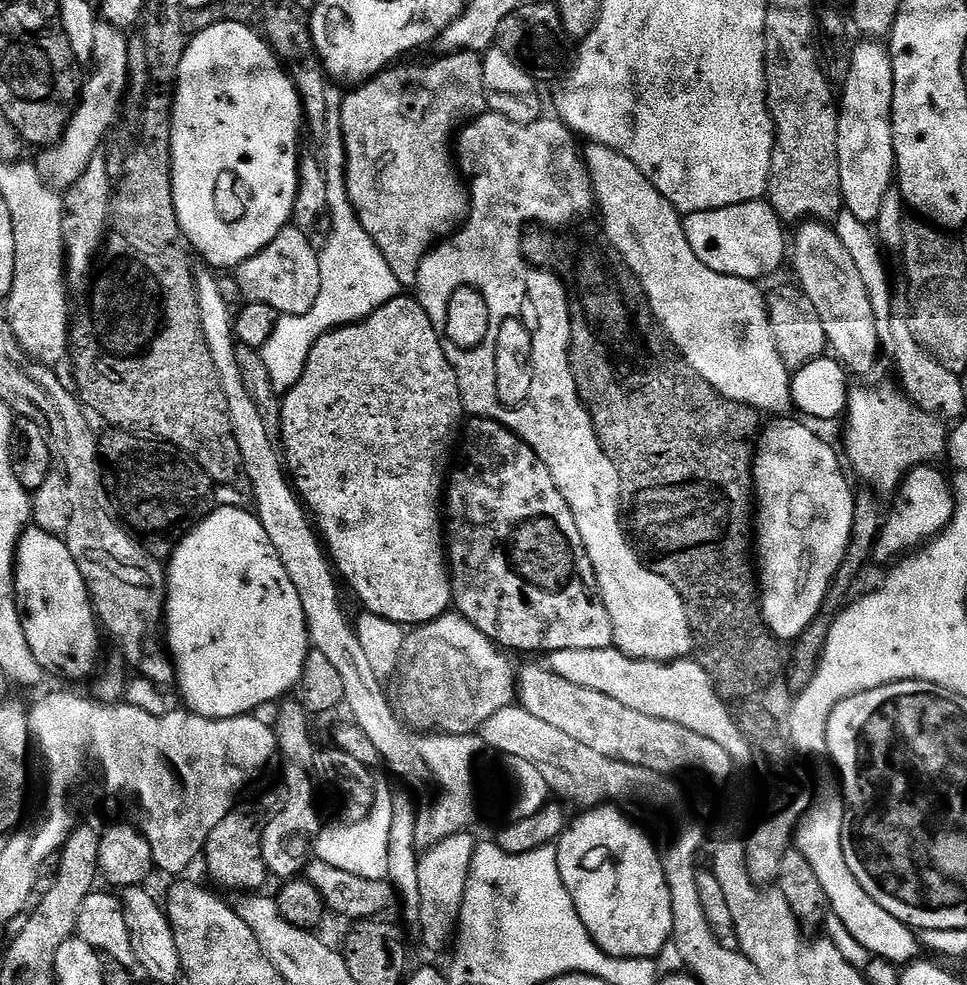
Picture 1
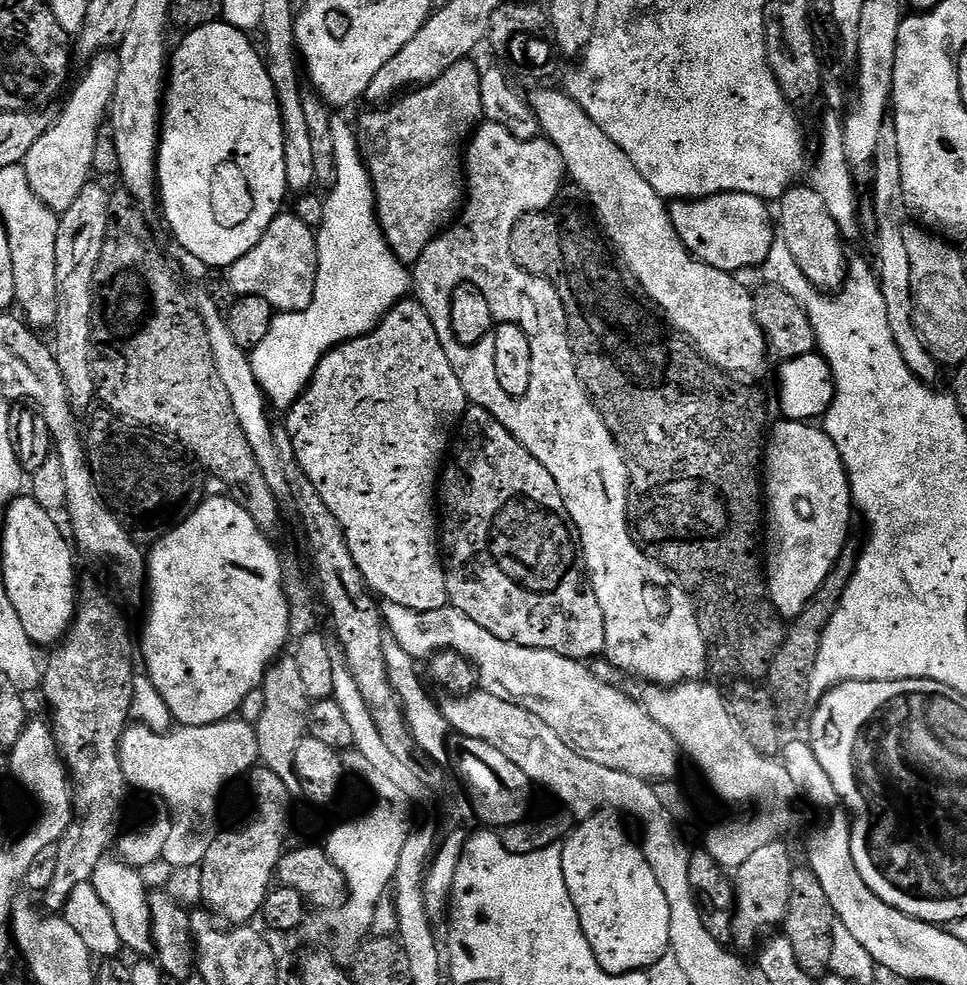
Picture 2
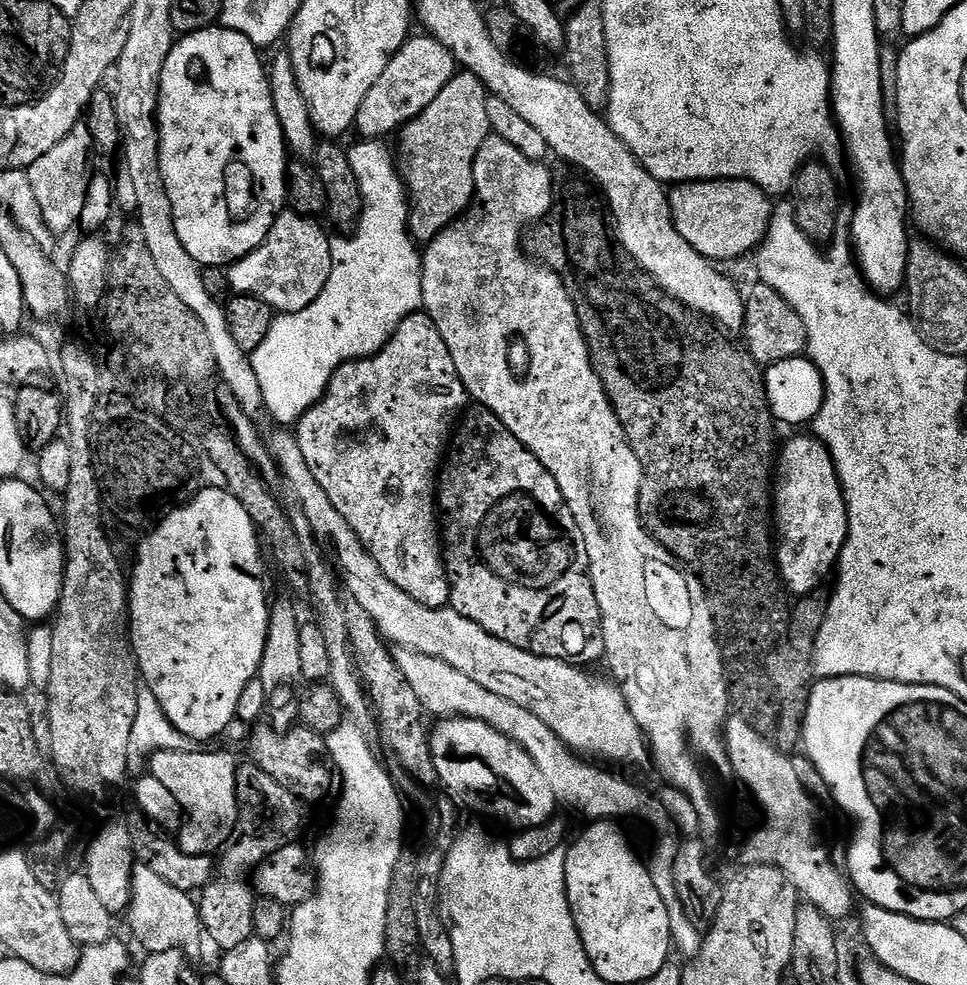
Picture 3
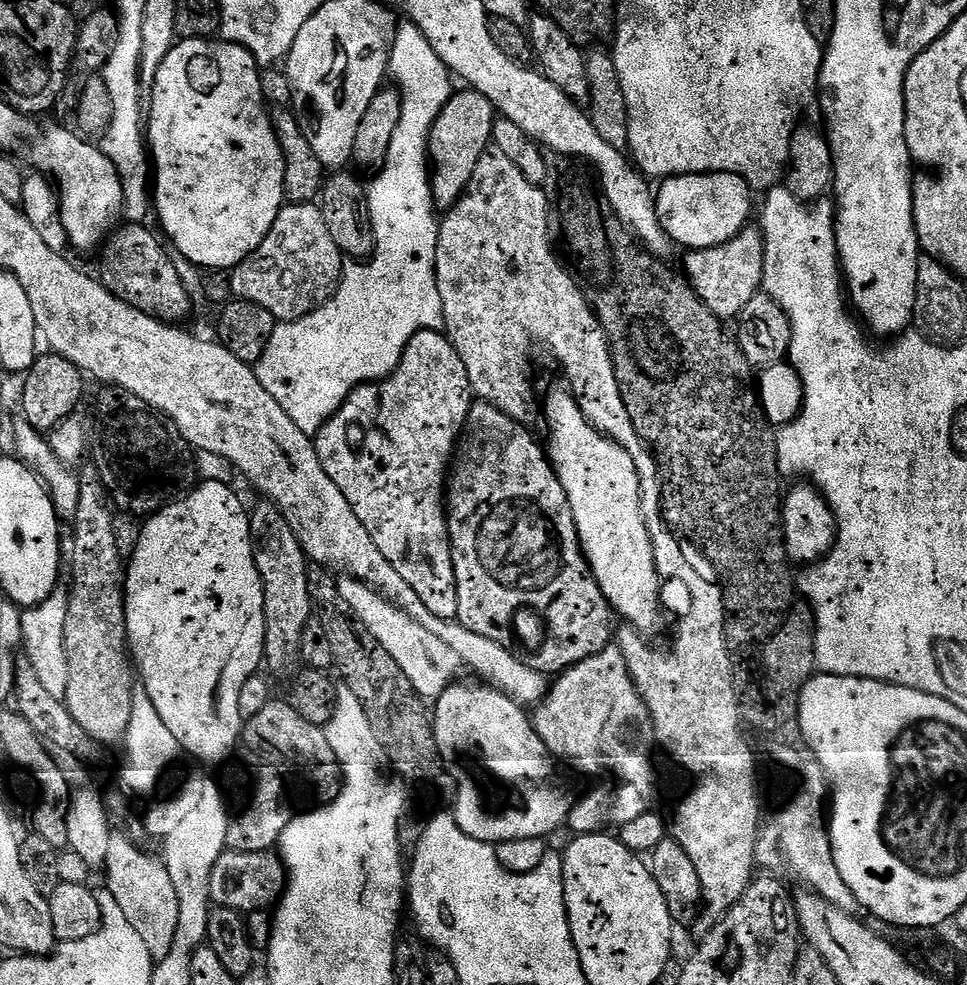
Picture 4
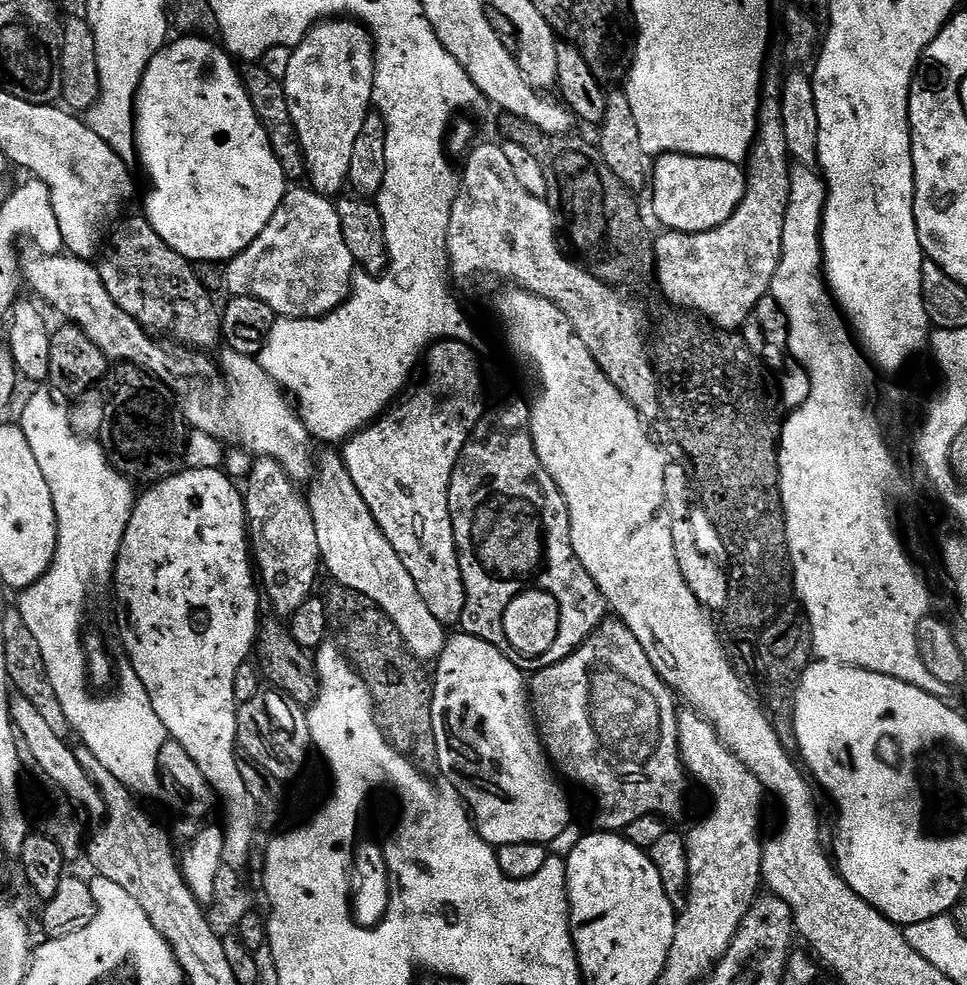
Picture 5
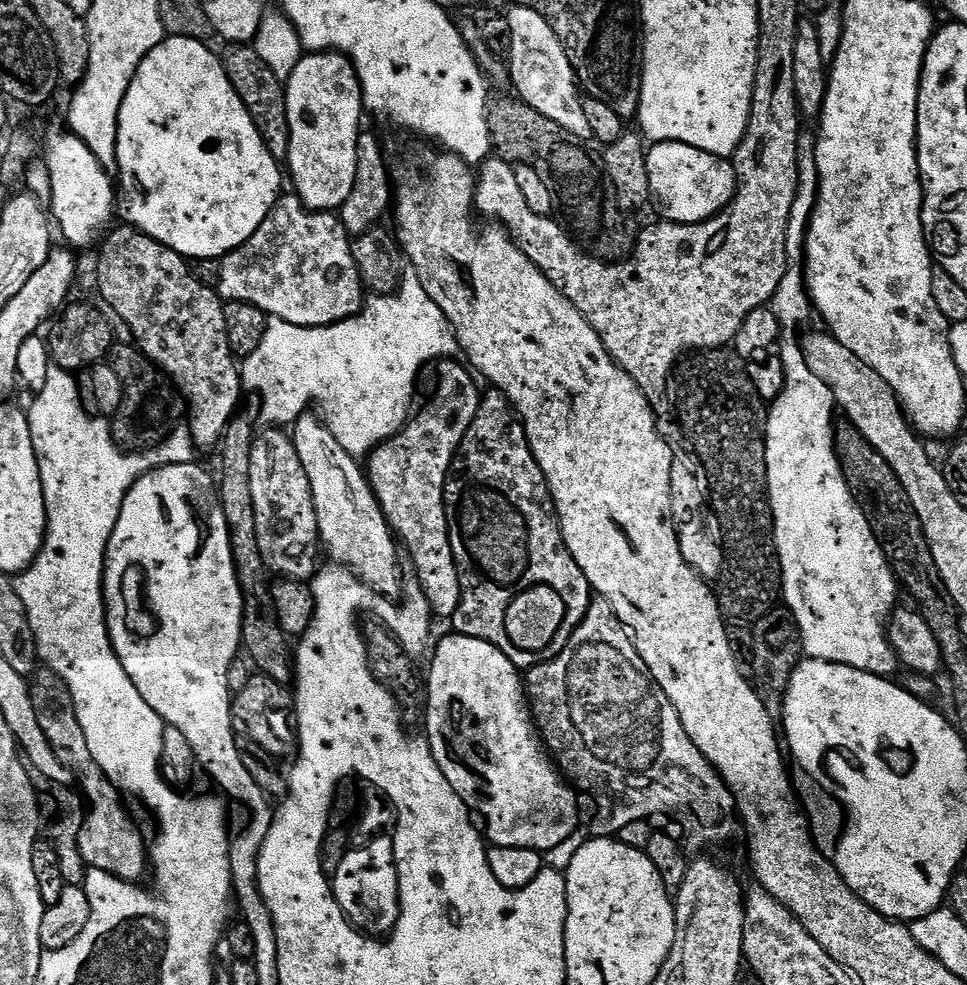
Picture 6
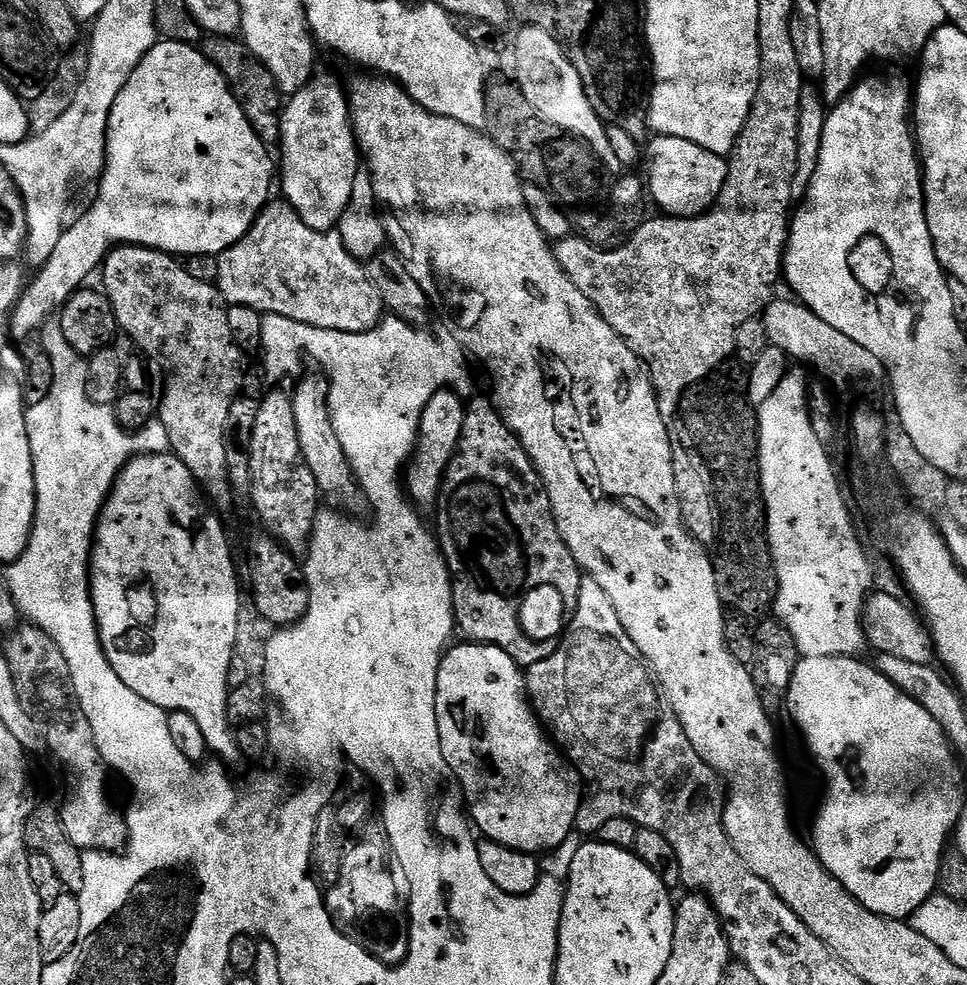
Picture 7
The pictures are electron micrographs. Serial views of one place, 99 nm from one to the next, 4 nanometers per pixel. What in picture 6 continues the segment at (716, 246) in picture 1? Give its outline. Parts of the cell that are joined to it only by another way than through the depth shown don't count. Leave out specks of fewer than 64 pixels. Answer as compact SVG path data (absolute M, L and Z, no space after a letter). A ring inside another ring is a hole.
M682 142L653 143L647 149L646 169L651 199L669 224L701 224L721 212L736 193L731 159L706 154L706 150Z

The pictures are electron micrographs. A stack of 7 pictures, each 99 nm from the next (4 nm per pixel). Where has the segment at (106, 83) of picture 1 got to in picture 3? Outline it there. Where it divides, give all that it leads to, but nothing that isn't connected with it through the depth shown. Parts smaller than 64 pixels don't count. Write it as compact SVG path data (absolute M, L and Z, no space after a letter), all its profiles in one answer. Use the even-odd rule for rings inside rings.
M81 122L70 135L62 138L62 142L58 142L58 146L54 146L54 150L42 154L42 158L38 158L38 162L26 170L30 186L34 186L34 198L38 198L38 210L42 210L44 224L51 230L53 237L60 238L67 232L77 231L88 197L88 156L91 152L92 139L88 126Z

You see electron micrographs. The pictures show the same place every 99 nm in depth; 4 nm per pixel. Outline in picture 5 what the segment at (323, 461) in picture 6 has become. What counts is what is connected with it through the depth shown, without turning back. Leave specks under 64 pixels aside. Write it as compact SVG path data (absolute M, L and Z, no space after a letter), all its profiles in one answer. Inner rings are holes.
M339 451L324 452L315 457L314 460L314 483L311 485L312 493L307 493L308 509L314 518L314 530L318 530L318 550L320 559L326 572L329 572L335 583L341 584L343 588L354 590L364 596L369 605L375 606L384 612L390 622L400 631L400 636L404 640L404 647L421 662L435 661L444 649L446 639L446 628L430 614L422 594L418 594L418 586L414 578L410 578L410 572L396 554L390 542L382 534L380 527L370 514L362 494L354 486L350 474L344 466L344 459Z

